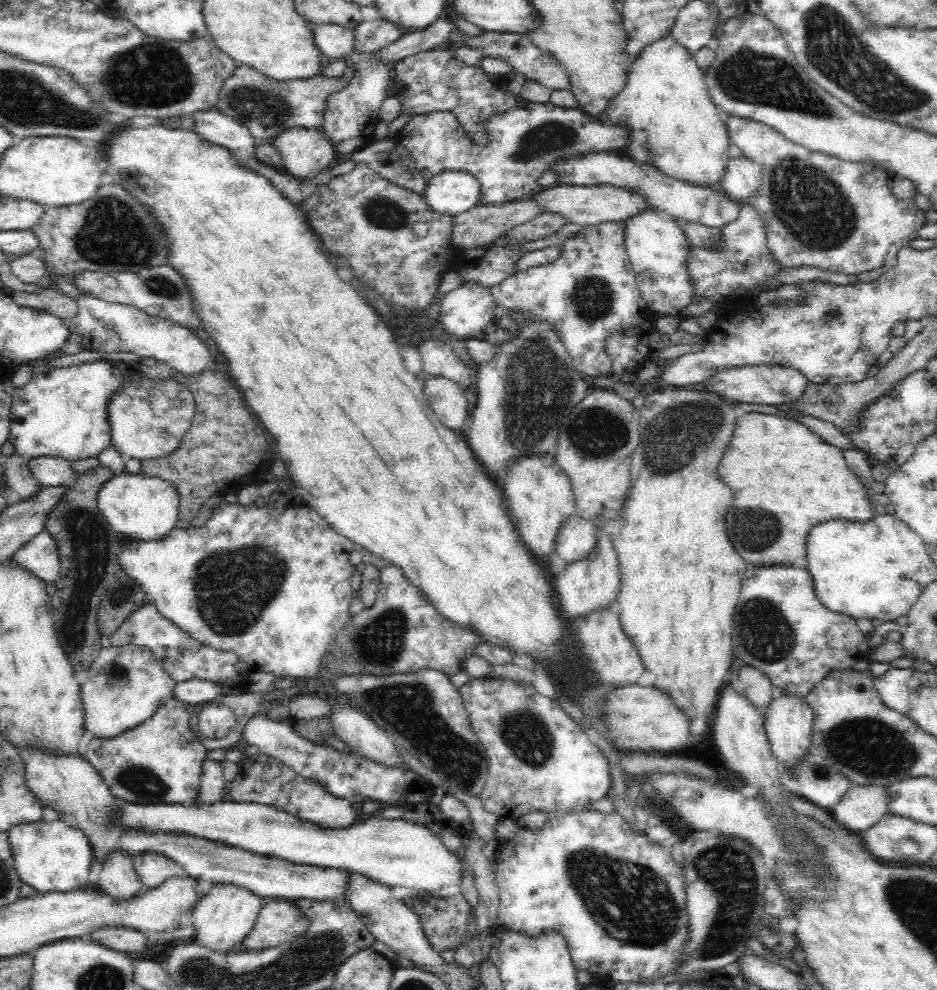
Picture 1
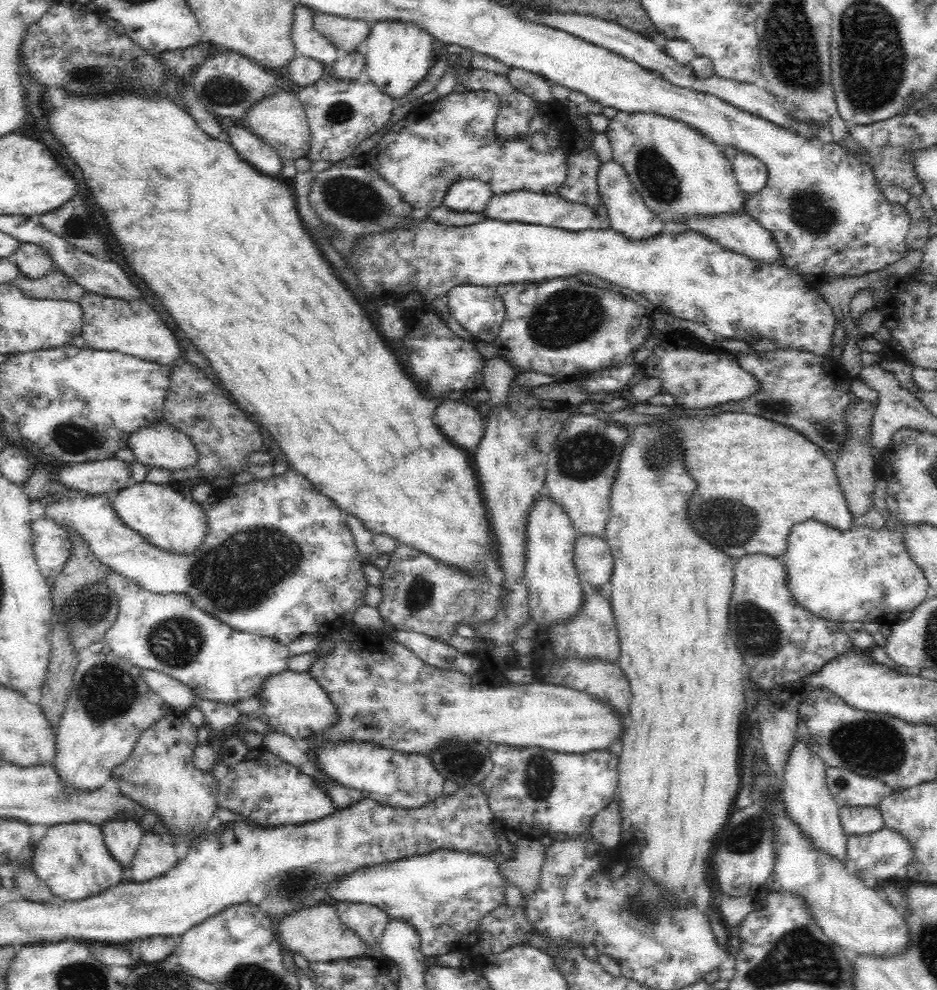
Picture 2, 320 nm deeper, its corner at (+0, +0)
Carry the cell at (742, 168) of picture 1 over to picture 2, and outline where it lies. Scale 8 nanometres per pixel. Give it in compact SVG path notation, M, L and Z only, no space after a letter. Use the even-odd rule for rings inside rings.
M740 151L732 166L740 191L744 191L748 196L766 187L769 176L768 168L758 158Z

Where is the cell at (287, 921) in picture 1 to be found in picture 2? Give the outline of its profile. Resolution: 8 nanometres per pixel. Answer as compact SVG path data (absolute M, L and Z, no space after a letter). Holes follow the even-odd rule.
M333 904L314 906L286 915L286 918L276 920L277 938L290 952L300 953L308 962L330 962L345 958L375 958L386 962L378 944L371 944L360 938L351 928L348 928L339 917Z

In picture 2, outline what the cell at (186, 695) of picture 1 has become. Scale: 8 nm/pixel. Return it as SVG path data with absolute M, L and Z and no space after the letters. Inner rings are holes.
M140 669L142 679L164 703L170 706L170 709L183 712L186 708L191 708L194 703L195 695L191 688L184 687L184 684L178 682L170 675L152 669Z

